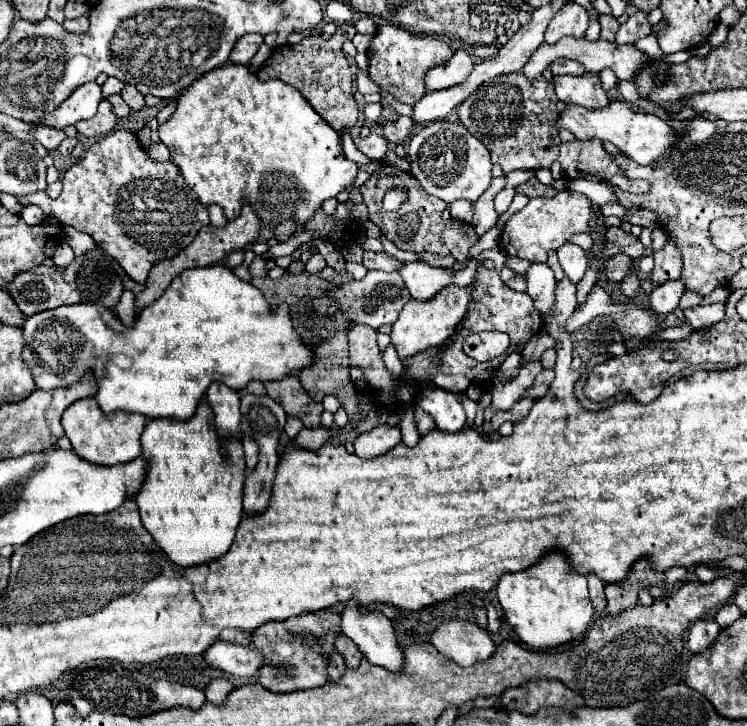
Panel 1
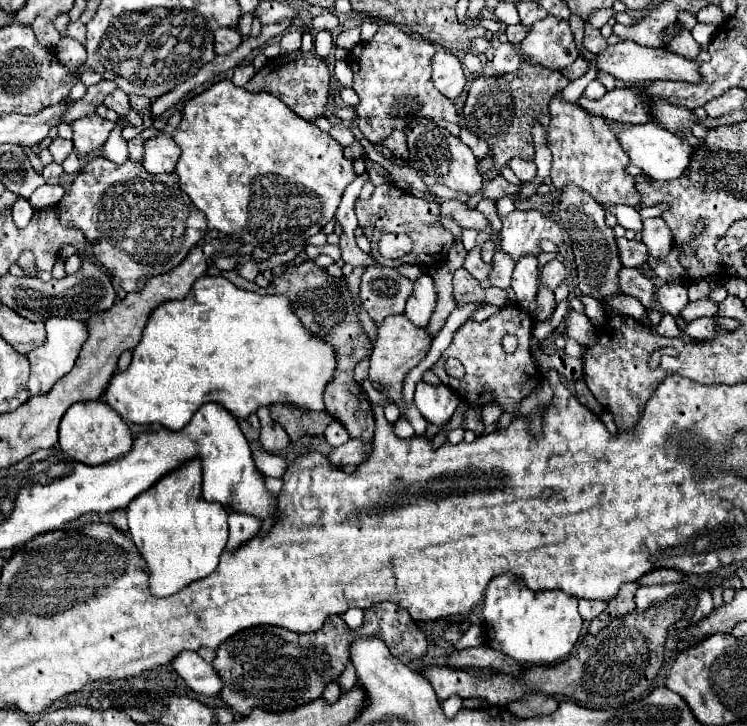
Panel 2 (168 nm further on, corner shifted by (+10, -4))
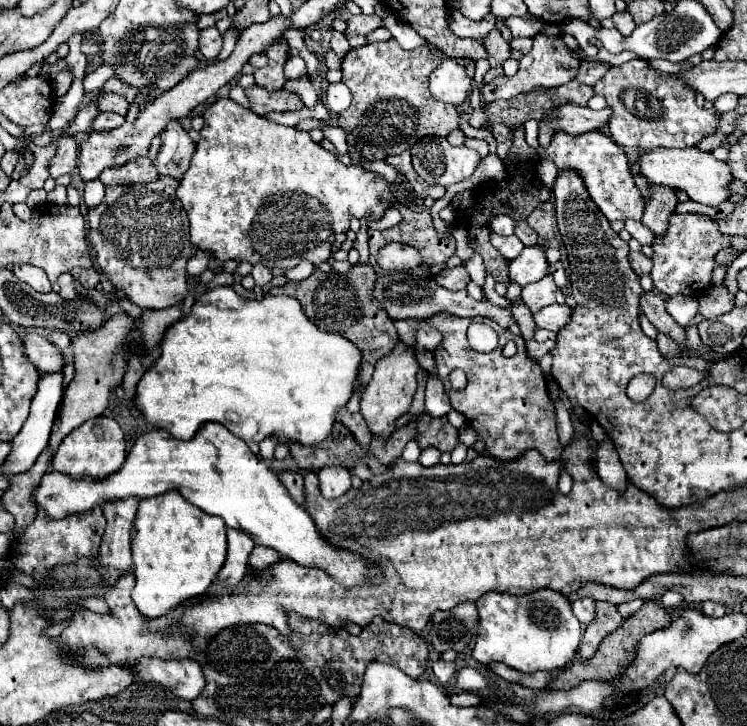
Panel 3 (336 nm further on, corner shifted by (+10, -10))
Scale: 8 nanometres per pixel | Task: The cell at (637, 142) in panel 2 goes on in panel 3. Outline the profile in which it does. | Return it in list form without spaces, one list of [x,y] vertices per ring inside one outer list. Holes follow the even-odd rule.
[[[653,148],[639,156],[637,160],[639,172],[651,182],[661,186],[671,186],[677,190],[685,190],[691,200],[701,202],[705,206],[717,206],[723,200],[729,198],[729,182],[731,182],[731,170],[725,162],[715,160],[709,152],[697,150],[697,148]]]

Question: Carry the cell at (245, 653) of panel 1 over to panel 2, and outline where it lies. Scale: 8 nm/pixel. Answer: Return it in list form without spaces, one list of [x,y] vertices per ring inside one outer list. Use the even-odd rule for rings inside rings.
[[[183,650],[173,662],[173,670],[187,682],[187,686],[203,696],[217,696],[221,690],[221,678],[209,662],[205,662],[197,652]]]

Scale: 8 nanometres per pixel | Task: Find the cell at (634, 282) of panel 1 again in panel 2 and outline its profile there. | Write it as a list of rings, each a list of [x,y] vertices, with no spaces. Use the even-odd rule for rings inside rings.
[[[619,294],[619,296],[613,296],[605,302],[605,312],[621,312],[621,314],[627,314],[635,320],[645,320],[647,318],[647,310],[635,300],[635,298],[629,298],[625,294]]]

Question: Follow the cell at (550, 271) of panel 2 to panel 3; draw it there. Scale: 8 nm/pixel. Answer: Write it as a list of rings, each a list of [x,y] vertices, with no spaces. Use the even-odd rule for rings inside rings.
[[[547,274],[547,276],[541,278],[539,282],[525,286],[521,298],[523,298],[523,302],[527,304],[527,308],[529,308],[531,312],[535,312],[535,310],[545,308],[545,306],[549,306],[549,304],[555,302],[555,290],[557,290],[557,286],[555,286],[555,282],[553,282],[553,276]]]

